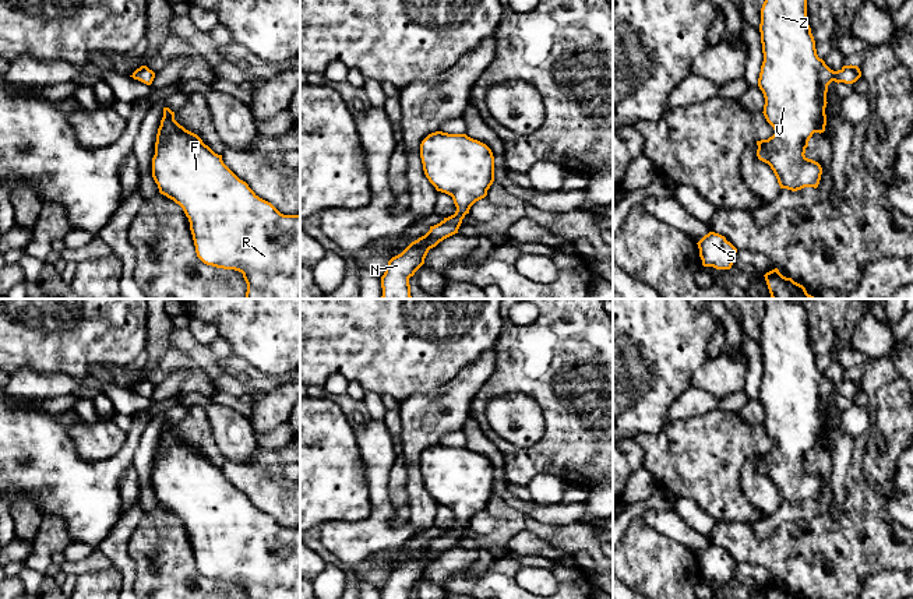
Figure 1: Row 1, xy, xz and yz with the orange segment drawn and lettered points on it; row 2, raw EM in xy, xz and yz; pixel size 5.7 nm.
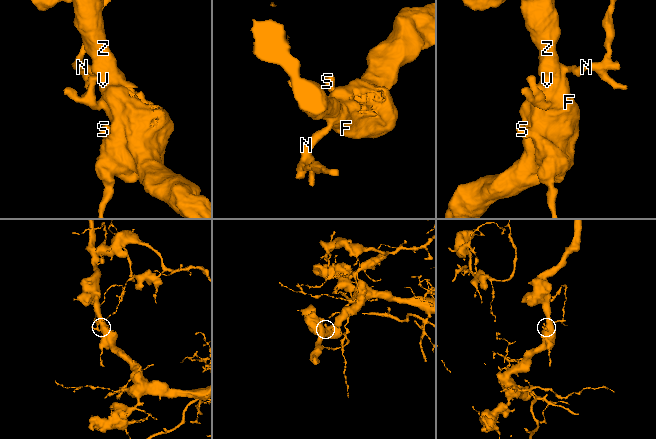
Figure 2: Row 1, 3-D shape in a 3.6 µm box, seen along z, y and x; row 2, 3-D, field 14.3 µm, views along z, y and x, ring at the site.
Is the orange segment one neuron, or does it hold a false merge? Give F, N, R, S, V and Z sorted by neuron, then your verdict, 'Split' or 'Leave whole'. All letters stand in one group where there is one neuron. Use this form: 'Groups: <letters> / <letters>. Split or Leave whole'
Groups: F R S V Z / N. Split

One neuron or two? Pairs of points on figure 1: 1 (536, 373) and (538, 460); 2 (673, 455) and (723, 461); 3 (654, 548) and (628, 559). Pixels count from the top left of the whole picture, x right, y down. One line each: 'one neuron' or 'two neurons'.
1: one neuron
2: one neuron
3: one neuron

